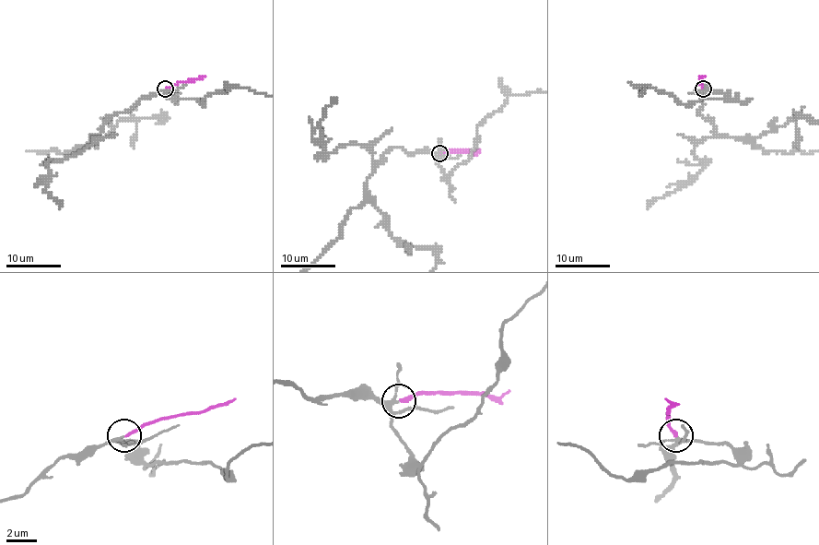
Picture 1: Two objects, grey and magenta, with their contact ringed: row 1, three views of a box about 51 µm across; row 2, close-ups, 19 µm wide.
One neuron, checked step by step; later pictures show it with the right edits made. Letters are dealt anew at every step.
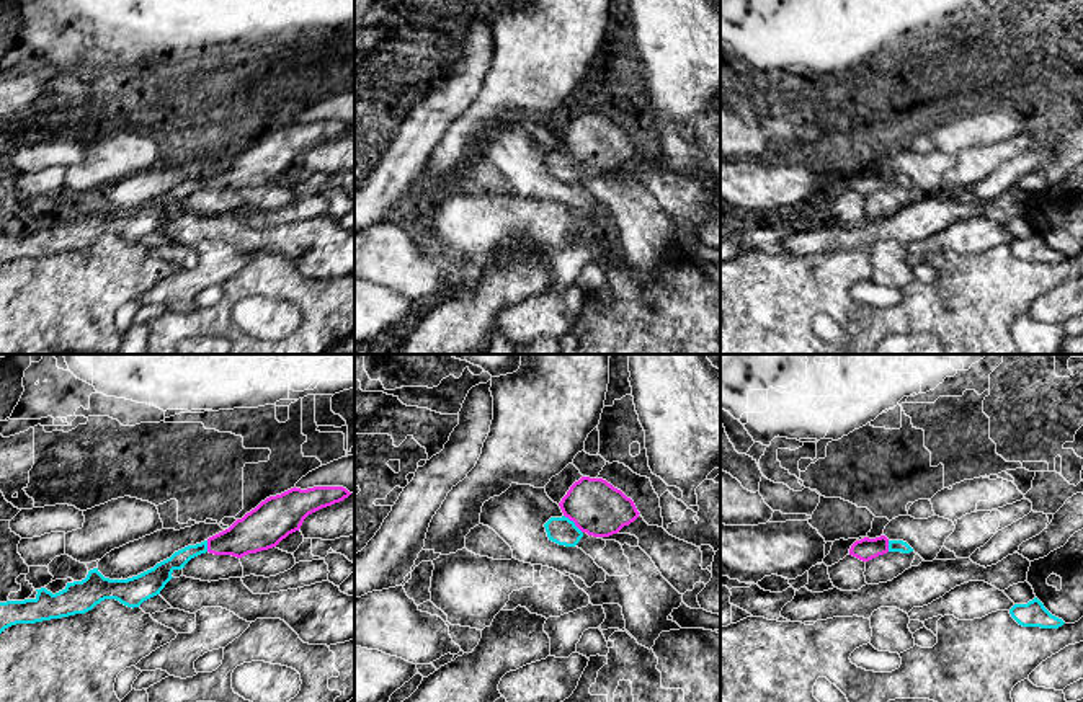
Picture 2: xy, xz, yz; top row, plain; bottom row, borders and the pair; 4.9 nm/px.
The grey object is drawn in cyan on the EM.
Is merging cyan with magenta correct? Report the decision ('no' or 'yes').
yes

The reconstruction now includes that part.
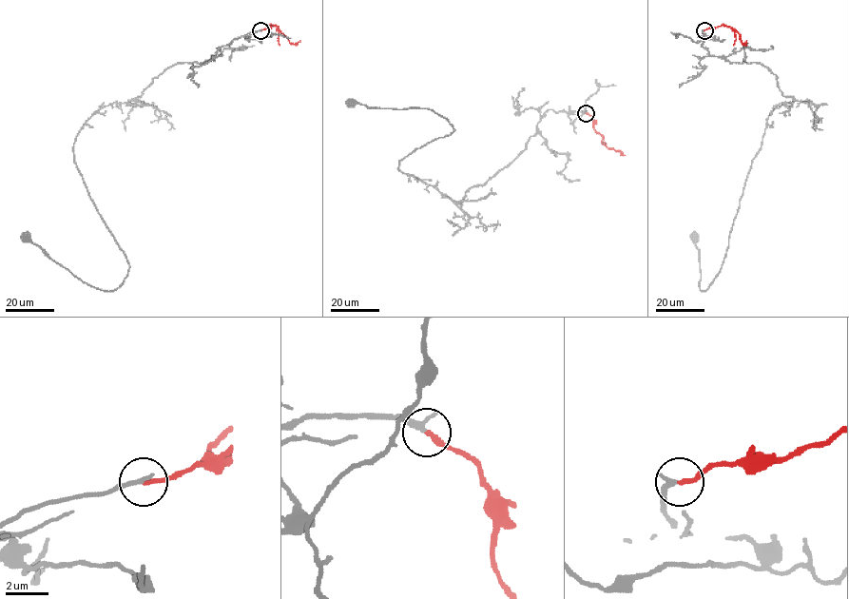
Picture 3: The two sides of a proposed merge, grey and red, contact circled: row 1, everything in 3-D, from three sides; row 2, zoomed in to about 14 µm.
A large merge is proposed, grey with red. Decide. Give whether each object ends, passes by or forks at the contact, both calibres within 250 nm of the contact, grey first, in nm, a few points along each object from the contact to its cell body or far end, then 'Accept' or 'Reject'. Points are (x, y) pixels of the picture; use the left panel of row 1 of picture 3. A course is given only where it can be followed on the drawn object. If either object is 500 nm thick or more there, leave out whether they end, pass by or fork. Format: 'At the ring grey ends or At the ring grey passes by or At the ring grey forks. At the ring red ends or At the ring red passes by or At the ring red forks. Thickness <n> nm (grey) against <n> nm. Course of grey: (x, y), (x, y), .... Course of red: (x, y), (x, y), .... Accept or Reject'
At the ring grey passes by. At the ring red ends. Thickness 170 nm (grey) against 200 nm. Course of grey: (260, 29), (166, 68), (75, 138), (129, 265), (118, 287), (82, 281), (25, 236). Course of red: (260, 29), (274, 25), (291, 43), (299, 41). Accept

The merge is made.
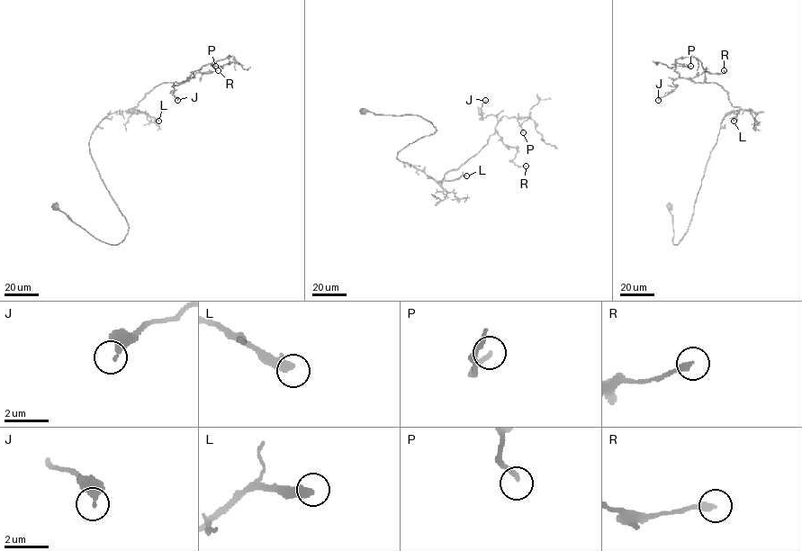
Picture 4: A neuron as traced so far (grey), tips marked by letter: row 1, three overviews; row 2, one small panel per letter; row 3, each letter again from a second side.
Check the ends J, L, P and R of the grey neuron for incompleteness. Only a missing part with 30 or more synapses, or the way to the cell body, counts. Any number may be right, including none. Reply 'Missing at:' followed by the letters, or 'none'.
Missing at: L

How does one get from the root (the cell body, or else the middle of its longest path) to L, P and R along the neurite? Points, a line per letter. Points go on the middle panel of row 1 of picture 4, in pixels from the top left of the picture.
L: (362, 111), (421, 116), (437, 130), (410, 143), (398, 152), (397, 158), (436, 181), (466, 176)
P: (362, 111), (430, 121), (437, 130), (397, 158), (437, 182), (473, 157), (503, 116), (516, 118), (523, 132)
R: (362, 111), (430, 121), (437, 130), (397, 158), (437, 182), (496, 132), (517, 148), (511, 161), (526, 166)

